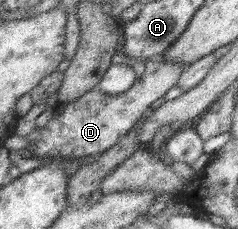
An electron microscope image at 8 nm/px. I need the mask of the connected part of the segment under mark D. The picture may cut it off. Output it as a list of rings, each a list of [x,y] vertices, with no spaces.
[[[147,60],[146,70],[138,78],[138,81],[126,93],[120,95],[108,95],[99,88],[90,90],[86,95],[65,103],[61,113],[55,113],[43,128],[36,128],[40,134],[40,140],[30,144],[24,157],[31,158],[60,158],[76,159],[100,155],[114,147],[121,137],[130,133],[136,127],[145,114],[150,112],[150,105],[164,97],[172,87],[180,83],[184,64],[172,62],[156,62]]]

